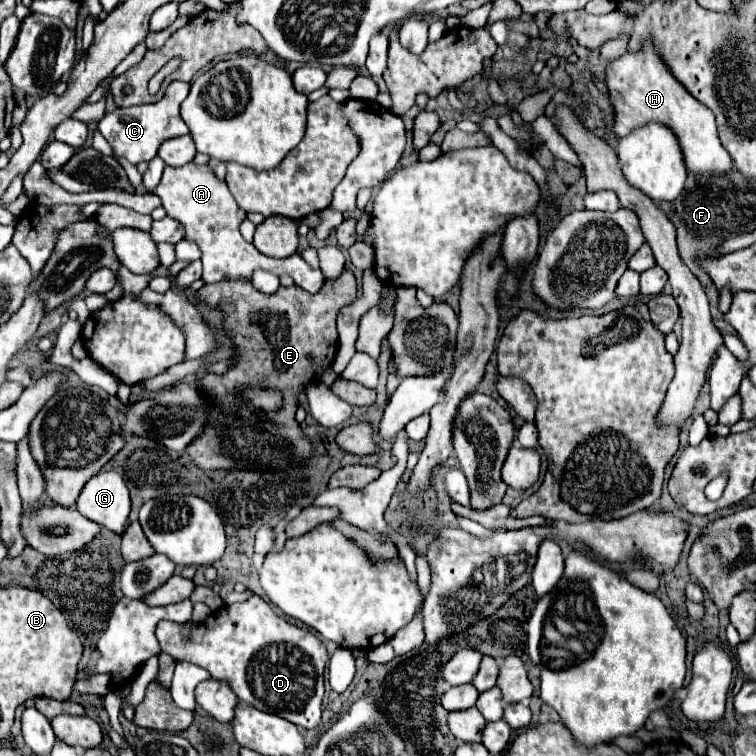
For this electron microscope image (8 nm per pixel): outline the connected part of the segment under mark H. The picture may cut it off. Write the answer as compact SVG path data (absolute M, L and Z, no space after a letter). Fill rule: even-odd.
M646 45L636 55L630 51L620 59L612 61L606 69L606 83L610 89L610 99L616 109L614 133L618 137L628 135L632 129L644 127L648 123L666 125L678 139L686 171L692 175L726 175L734 169L730 153L718 139L714 113L696 101L666 69L656 51Z

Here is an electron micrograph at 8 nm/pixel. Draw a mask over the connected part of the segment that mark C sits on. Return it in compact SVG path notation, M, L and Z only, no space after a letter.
M172 81L164 93L164 97L158 103L152 105L138 105L128 109L114 109L112 113L106 113L98 121L98 131L104 135L104 139L110 143L116 157L130 161L132 165L138 165L142 161L150 161L156 157L156 151L162 141L188 135L188 127L184 125L180 117L180 103L188 97L190 83Z

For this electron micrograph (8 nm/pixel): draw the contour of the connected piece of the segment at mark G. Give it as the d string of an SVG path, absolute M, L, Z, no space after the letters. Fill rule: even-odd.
M104 471L90 477L78 495L76 509L106 529L120 533L130 513L130 495L120 473Z

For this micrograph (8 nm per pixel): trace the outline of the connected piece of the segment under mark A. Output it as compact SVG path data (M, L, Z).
M188 163L184 167L164 167L164 175L160 185L154 189L154 193L162 199L162 207L166 209L168 217L180 221L184 225L184 239L190 243L196 243L202 251L202 281L204 283L220 283L224 279L246 279L252 281L252 273L256 269L270 271L274 275L290 275L298 287L302 287L308 293L316 293L316 289L322 287L324 275L320 269L312 269L300 253L290 255L288 259L272 259L262 255L252 243L244 241L240 235L240 223L246 219L246 213L236 205L234 197L230 195L224 181L220 181L206 165L196 167L194 163Z

